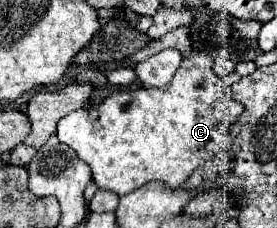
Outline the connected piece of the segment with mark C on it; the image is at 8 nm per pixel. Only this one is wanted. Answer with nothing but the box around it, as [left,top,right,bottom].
[57,52,245,196]

